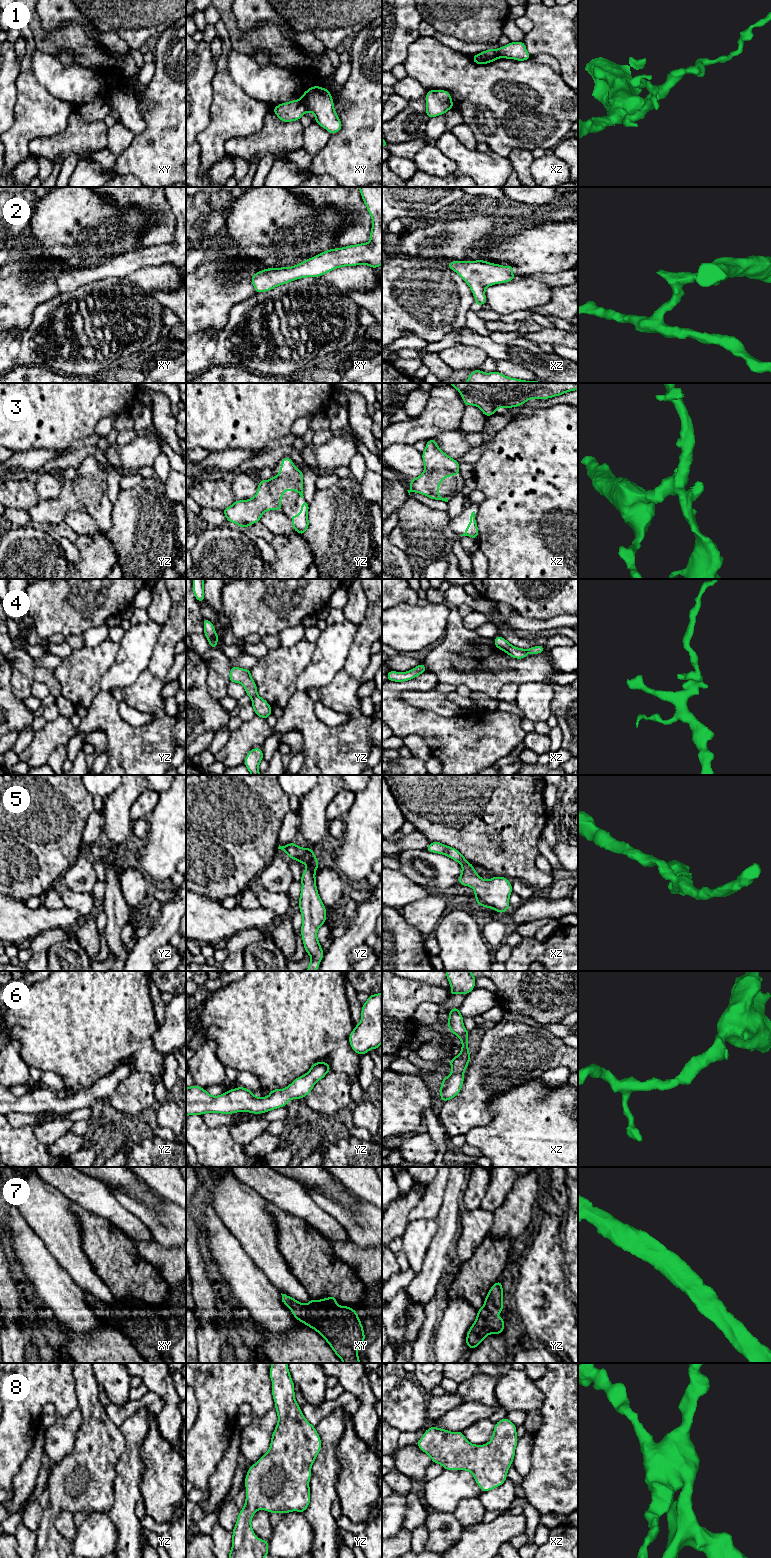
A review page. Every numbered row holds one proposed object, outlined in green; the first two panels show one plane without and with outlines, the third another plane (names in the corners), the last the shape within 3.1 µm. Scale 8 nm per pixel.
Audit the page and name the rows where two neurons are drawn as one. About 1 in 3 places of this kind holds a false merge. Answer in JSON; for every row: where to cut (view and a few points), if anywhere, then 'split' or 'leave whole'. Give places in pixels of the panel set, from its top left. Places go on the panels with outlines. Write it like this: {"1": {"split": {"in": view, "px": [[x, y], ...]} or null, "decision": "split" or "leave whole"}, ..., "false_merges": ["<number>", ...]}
{"1": {"split": {"in": "xy", "px": [[299, 100], [307, 110]]}, "decision": "split"}, "2": {"split": null, "decision": "leave whole"}, "3": {"split": null, "decision": "leave whole"}, "4": {"split": {"in": "xz", "px": [[511, 645], [503, 650]]}, "decision": "split"}, "5": {"split": null, "decision": "leave whole"}, "6": {"split": null, "decision": "leave whole"}, "7": {"split": null, "decision": "leave whole"}, "8": {"split": null, "decision": "leave whole"}, "false_merges": ["1", "4"]}

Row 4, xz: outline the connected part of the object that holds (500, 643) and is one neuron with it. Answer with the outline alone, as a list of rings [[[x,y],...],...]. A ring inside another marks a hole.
[[[496,636],[494,638],[494,643],[495,643],[495,647],[501,650],[508,649],[511,646],[511,644],[501,636]]]

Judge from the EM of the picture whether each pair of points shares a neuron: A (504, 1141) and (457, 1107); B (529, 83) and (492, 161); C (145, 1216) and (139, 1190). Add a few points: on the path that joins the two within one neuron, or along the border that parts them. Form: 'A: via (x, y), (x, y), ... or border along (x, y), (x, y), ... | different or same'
A: border along (488, 1102), (492, 1118), (464, 1134) | different
B: border along (492, 151), (507, 158) | different
C: border along (122, 1191), (155, 1211), (159, 1211), (164, 1204) | different

